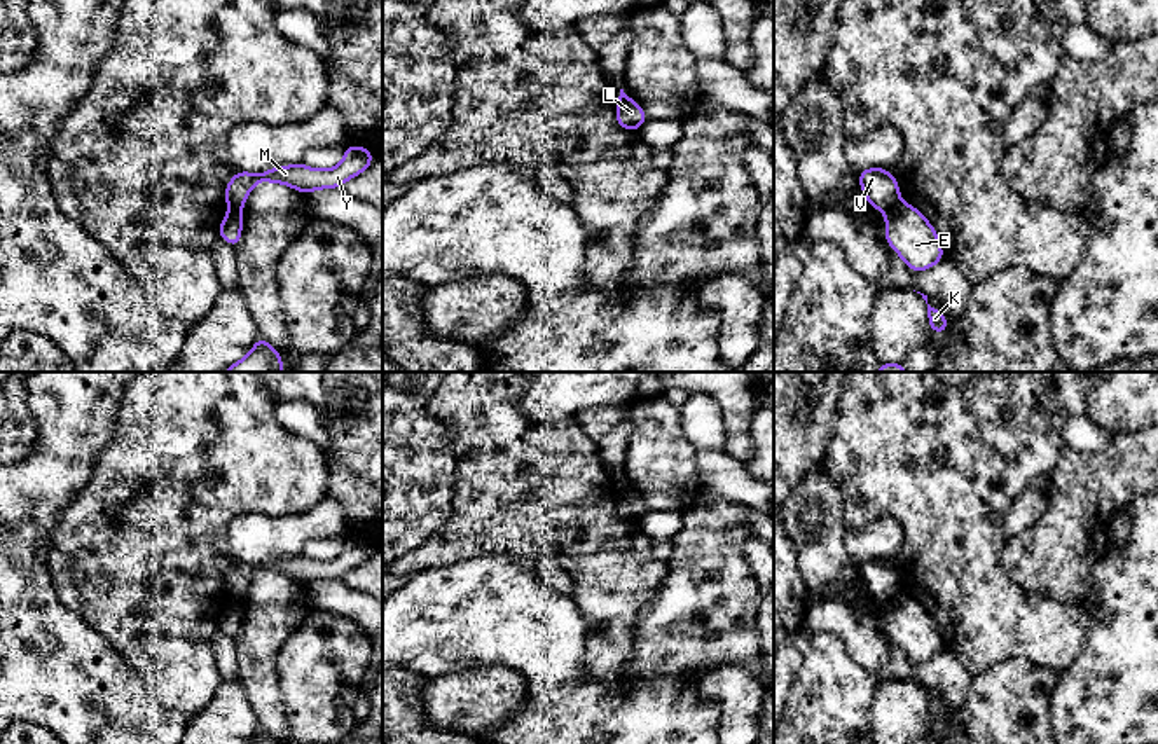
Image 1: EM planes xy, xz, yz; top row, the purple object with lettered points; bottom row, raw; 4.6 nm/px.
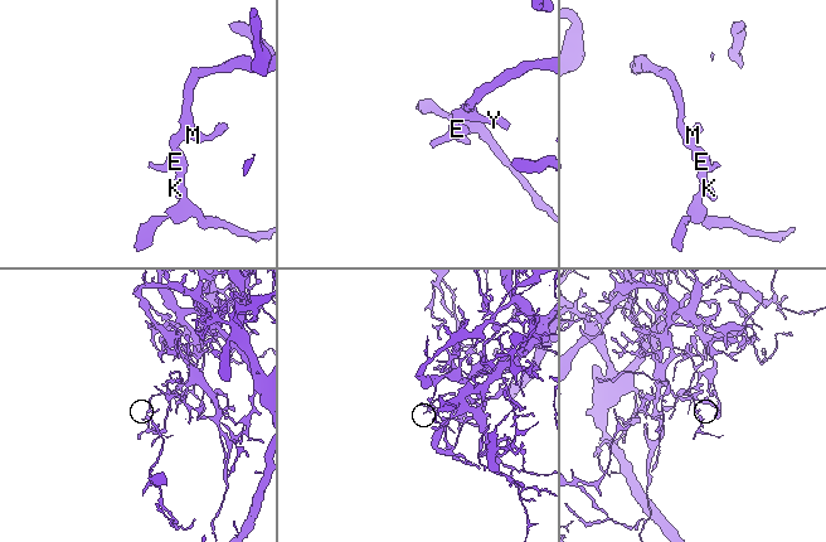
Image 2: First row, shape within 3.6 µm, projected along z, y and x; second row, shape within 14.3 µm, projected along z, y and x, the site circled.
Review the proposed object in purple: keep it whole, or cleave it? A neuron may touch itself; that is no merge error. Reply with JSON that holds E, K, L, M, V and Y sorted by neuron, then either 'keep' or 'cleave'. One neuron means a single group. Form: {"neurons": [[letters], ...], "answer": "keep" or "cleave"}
{"neurons": [["E", "K", "L"], ["M", "V", "Y"]], "answer": "cleave"}

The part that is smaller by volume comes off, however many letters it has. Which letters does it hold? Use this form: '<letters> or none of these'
E, K, L

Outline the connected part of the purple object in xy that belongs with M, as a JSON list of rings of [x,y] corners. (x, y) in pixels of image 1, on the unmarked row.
[[[346,536],[346,545],[334,561],[314,561],[297,554],[292,557],[271,559],[264,564],[236,562],[232,571],[225,576],[225,592],[229,603],[241,601],[252,578],[260,573],[285,575],[304,585],[316,580],[341,580],[344,573],[363,564],[374,550],[374,545],[365,538]]]

